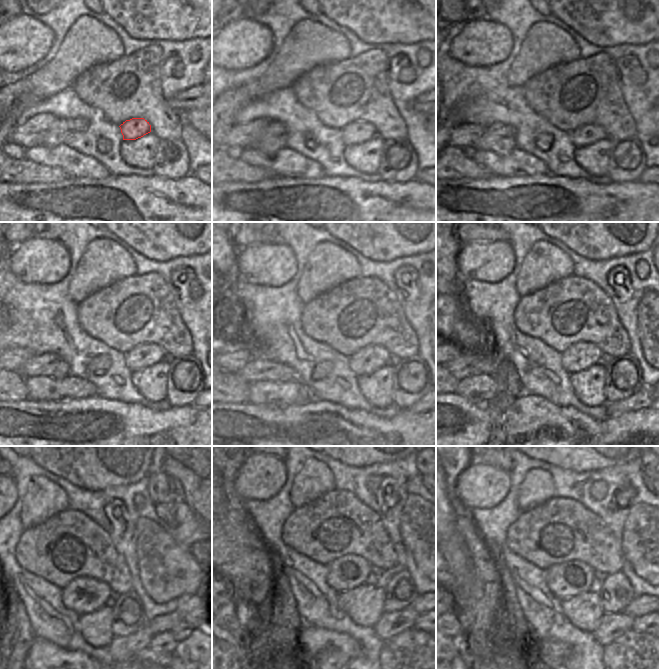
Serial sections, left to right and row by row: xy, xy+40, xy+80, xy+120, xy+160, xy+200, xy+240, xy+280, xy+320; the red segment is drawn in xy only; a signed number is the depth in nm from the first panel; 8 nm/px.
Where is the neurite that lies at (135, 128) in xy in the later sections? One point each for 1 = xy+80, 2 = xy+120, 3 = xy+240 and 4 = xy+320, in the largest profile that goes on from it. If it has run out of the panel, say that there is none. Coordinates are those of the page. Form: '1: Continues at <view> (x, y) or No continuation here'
1: Continues at xy+80 (587, 134)
2: Continues at xy+120 (146, 355)
3: Continues at xy+240 (131, 596)
4: Continues at xy+320 (574, 608).

